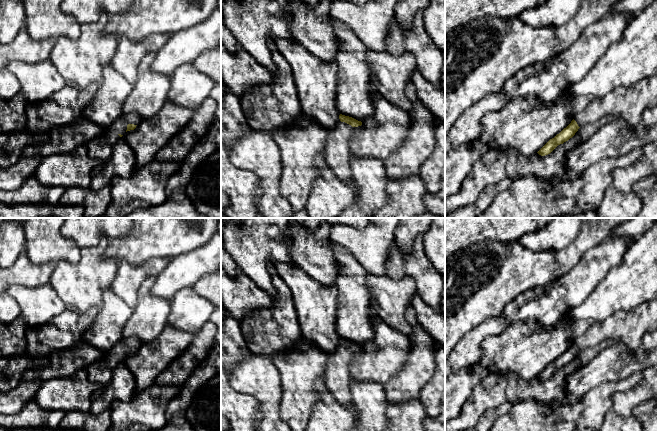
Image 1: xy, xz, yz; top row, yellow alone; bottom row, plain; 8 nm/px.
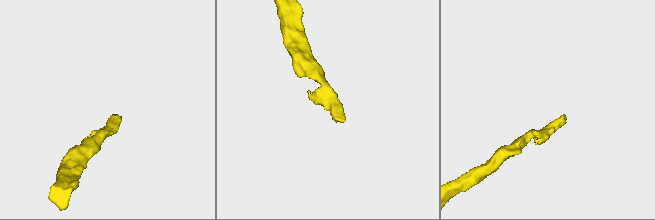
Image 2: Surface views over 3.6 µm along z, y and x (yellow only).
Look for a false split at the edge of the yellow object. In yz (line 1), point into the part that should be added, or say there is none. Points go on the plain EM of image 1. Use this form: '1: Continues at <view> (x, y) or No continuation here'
1: Continues at yz (628, 327)

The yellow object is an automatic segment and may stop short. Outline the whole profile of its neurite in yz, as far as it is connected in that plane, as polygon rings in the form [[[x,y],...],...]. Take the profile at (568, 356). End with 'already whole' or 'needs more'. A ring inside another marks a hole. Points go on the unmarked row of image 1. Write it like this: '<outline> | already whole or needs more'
[[[657,299],[641,303],[631,311],[617,311],[602,323],[592,324],[575,338],[571,347],[550,363],[537,377],[550,378],[558,369],[572,362],[578,353],[594,347],[604,340],[623,343],[635,352],[642,344],[643,336],[657,329]]] | needs more

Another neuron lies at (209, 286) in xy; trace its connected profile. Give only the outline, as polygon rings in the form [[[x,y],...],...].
[[[221,269],[203,276],[192,288],[199,296],[209,300],[215,307],[221,306]]]

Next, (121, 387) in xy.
[[[123,361],[114,368],[113,376],[106,385],[101,385],[93,395],[90,409],[92,415],[99,415],[110,408],[114,402],[129,402],[136,389],[135,378]]]

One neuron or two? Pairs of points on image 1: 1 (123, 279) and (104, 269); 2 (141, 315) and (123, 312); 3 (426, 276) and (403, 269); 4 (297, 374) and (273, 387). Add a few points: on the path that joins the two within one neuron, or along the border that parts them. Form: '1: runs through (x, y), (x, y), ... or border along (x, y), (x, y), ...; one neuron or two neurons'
1: border along (118, 261), (117, 274), (109, 288); two neurons
2: border along (134, 309), (124, 326), (123, 335); two neurons
3: runs through (420, 270), (409, 269); one neuron
4: border along (273, 361), (280, 379), (280, 406); two neurons

